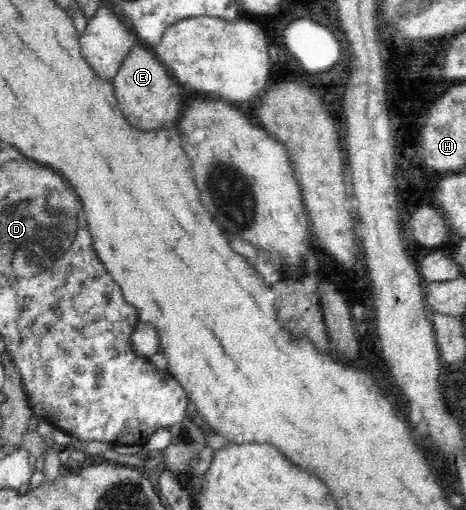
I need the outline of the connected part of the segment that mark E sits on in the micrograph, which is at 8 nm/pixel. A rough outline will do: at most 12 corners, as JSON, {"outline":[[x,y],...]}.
{"outline":[[139,40],[112,81],[138,128],[172,124],[185,88]]}

